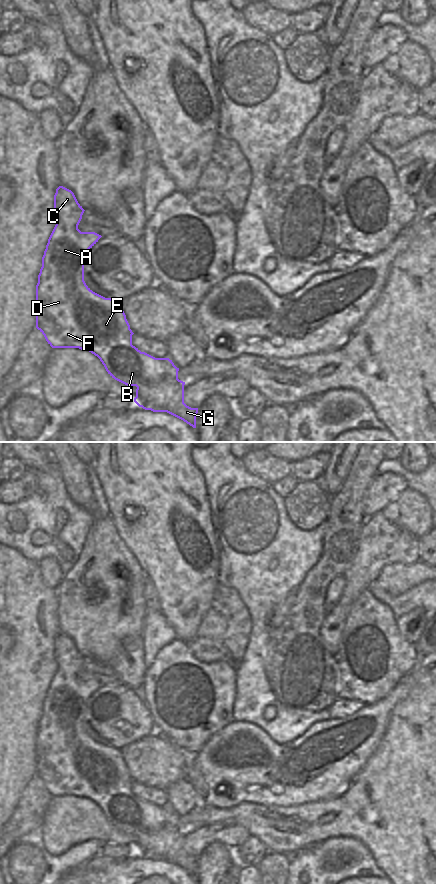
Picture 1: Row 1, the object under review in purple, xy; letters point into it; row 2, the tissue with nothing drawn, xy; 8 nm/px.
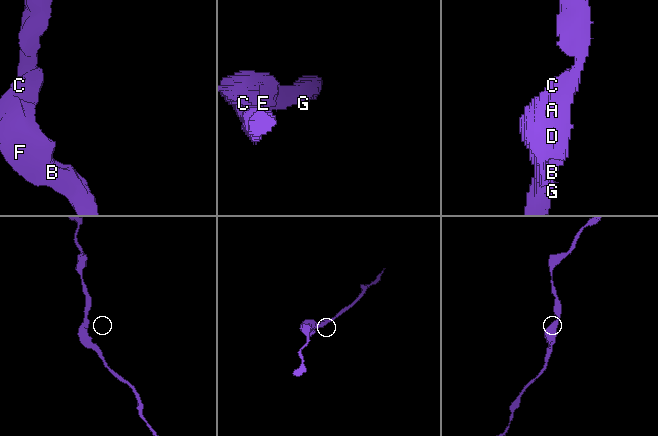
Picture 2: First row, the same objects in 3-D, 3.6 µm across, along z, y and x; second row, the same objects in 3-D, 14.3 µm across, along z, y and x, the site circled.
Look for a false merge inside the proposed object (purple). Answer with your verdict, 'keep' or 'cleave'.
keep

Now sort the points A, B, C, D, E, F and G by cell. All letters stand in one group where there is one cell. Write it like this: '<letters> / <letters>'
A B C D E F G

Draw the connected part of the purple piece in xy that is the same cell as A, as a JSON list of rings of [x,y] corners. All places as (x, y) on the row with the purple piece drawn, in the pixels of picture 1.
[[[63,186],[56,189],[54,211],[57,221],[42,257],[42,267],[36,285],[36,328],[52,348],[79,348],[97,356],[112,378],[127,386],[137,387],[134,402],[139,407],[153,412],[167,412],[196,428],[198,408],[191,408],[184,403],[185,382],[178,379],[179,368],[169,358],[155,358],[133,346],[134,333],[130,329],[121,303],[93,292],[86,285],[84,257],[102,236],[95,232],[81,232],[78,229],[85,210],[71,190]]]

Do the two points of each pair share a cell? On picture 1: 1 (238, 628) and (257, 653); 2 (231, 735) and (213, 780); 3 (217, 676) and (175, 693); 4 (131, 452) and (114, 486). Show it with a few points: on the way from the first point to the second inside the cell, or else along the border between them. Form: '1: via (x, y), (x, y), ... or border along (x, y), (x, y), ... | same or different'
1: border along (250, 618), (250, 636), (246, 650), (239, 663) | different
2: via (220, 746), (211, 755), (213, 769) | same
3: via (199, 665), (190, 662), (175, 663), (175, 675) | same
4: via (131, 460), (131, 469), (122, 478) | same

